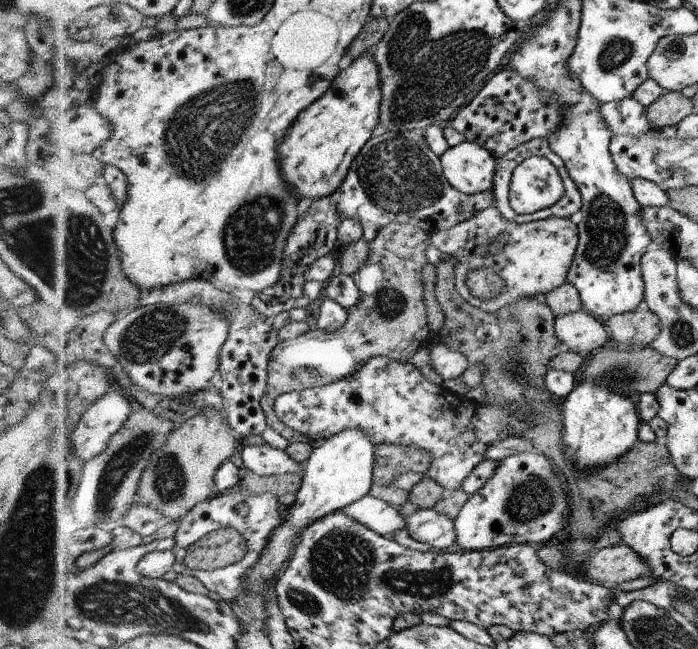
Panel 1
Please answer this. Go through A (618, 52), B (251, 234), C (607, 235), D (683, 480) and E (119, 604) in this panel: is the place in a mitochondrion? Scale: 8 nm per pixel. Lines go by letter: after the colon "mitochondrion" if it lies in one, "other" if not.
A: mitochondrion
B: mitochondrion
C: mitochondrion
D: other
E: mitochondrion

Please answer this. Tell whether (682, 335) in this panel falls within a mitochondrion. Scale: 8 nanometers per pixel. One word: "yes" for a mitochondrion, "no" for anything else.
yes

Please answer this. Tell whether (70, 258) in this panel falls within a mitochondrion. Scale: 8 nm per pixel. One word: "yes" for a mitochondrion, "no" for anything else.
yes

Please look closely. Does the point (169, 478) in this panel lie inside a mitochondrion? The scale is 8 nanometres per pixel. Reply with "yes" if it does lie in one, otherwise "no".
yes

